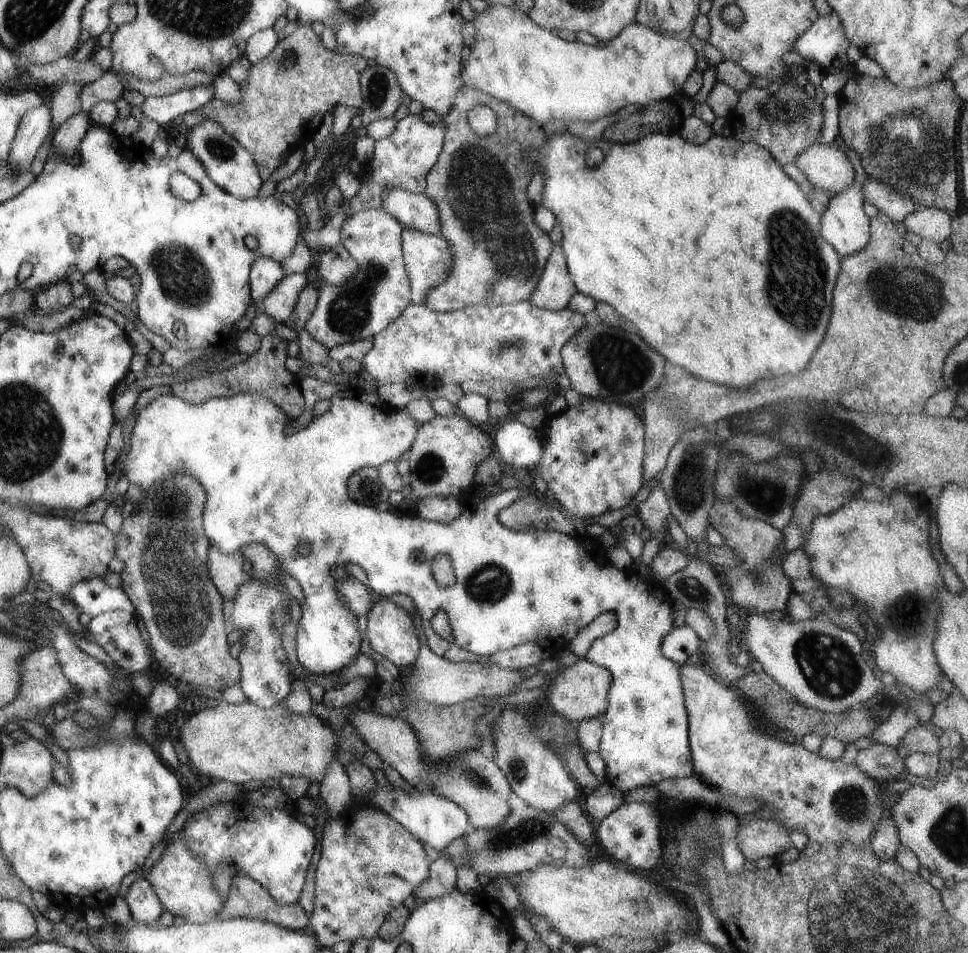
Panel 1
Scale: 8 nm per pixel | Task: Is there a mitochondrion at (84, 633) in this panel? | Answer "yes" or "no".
no

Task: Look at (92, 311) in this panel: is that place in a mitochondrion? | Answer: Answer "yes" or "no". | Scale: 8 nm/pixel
no

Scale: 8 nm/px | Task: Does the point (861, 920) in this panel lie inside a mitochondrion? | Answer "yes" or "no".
yes

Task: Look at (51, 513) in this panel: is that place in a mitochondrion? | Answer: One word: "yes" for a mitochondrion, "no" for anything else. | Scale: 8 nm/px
no

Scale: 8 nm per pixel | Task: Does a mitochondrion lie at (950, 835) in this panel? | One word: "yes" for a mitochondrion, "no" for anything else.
yes

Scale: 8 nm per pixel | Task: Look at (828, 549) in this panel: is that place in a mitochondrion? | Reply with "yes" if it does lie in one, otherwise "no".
no

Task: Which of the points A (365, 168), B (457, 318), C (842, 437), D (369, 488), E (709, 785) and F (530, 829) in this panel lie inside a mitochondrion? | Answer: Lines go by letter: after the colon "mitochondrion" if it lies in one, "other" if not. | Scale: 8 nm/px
A: other
B: other
C: mitochondrion
D: mitochondrion
E: other
F: mitochondrion

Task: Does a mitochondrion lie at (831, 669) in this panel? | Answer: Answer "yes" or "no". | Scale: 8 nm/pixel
yes

